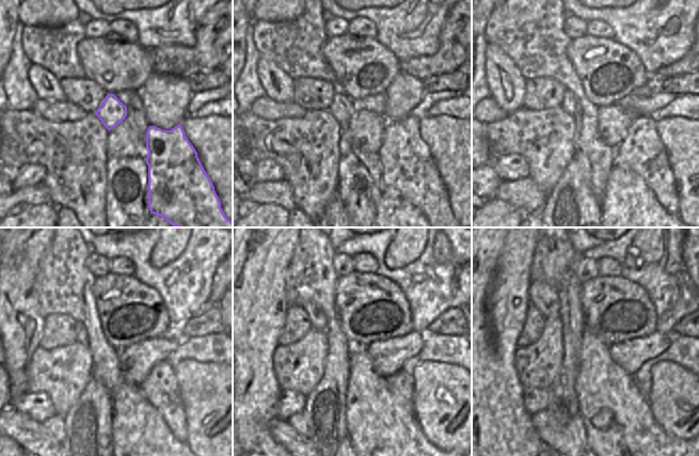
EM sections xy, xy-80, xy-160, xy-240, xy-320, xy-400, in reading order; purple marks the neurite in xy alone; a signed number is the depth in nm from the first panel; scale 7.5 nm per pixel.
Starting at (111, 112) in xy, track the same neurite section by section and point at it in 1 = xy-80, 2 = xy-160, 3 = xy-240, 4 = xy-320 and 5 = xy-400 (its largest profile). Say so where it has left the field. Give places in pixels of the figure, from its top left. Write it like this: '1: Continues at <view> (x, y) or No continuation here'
1: Continues at xy-80 (343, 108)
2: Continues at xy-160 (568, 104)
3: Continues at xy-240 (80, 328)
4: Continues at xy-320 (318, 319)
5: Continues at xy-400 (544, 297)

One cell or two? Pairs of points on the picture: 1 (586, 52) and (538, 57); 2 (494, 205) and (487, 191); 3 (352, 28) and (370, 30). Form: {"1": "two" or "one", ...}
{"1": "two", "2": "two", "3": "one"}

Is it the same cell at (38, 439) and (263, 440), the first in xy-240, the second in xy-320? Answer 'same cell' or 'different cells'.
different cells

